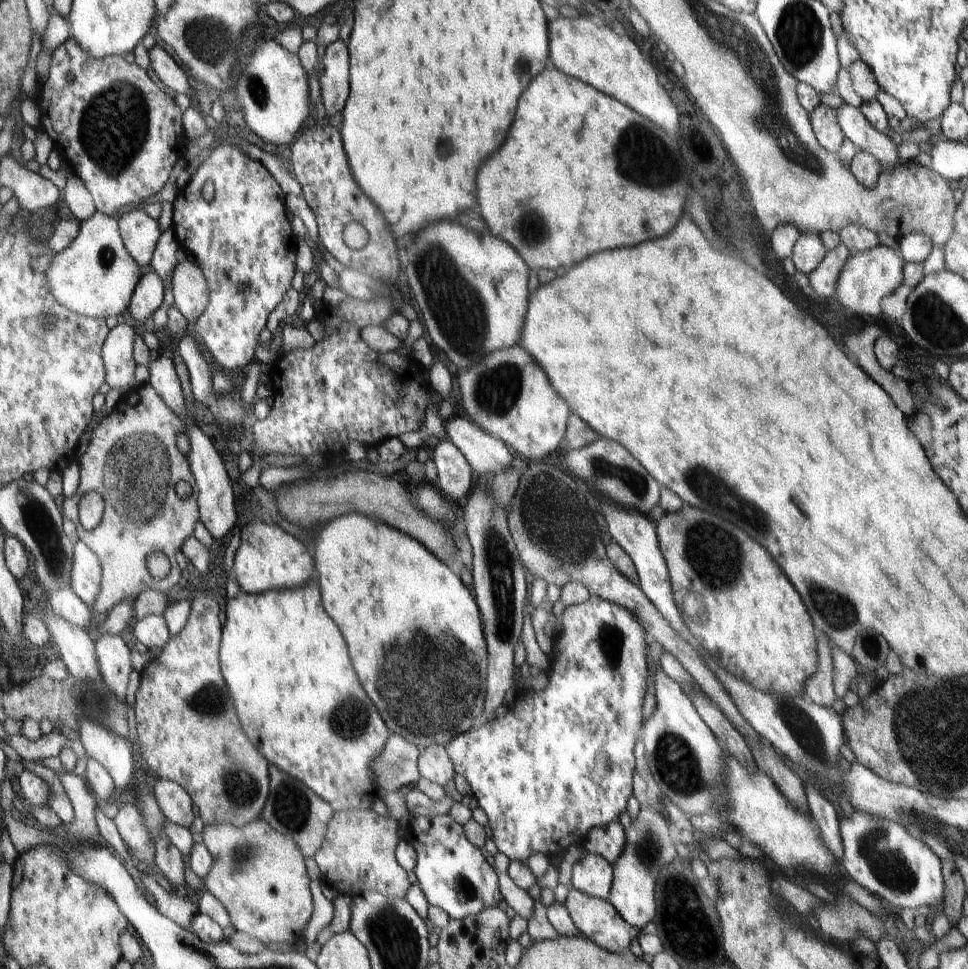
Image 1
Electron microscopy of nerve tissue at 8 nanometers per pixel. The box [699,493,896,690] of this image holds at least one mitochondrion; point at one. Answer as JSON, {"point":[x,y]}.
{"point":[837,612]}

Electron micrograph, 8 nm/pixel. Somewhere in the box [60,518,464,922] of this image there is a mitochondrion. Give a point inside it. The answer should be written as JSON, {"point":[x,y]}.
{"point":[292,810]}

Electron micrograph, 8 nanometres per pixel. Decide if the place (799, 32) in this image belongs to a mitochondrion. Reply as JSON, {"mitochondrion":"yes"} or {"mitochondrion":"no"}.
{"mitochondrion":"yes"}

